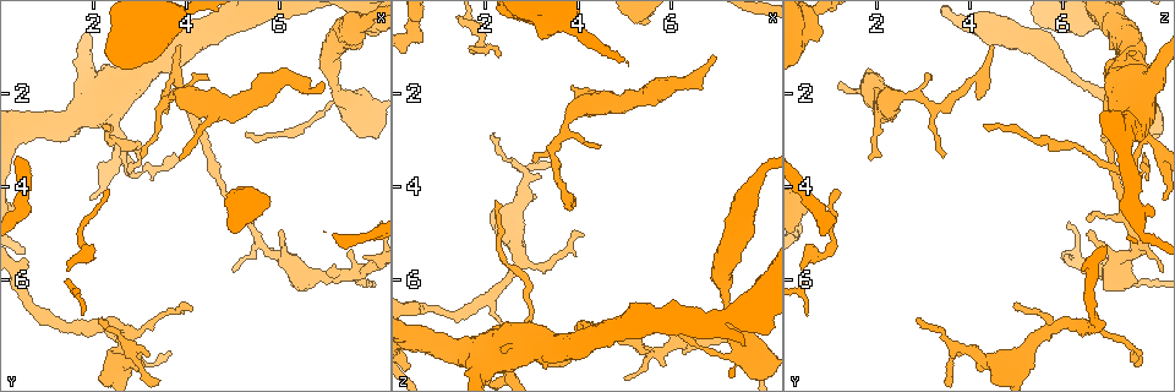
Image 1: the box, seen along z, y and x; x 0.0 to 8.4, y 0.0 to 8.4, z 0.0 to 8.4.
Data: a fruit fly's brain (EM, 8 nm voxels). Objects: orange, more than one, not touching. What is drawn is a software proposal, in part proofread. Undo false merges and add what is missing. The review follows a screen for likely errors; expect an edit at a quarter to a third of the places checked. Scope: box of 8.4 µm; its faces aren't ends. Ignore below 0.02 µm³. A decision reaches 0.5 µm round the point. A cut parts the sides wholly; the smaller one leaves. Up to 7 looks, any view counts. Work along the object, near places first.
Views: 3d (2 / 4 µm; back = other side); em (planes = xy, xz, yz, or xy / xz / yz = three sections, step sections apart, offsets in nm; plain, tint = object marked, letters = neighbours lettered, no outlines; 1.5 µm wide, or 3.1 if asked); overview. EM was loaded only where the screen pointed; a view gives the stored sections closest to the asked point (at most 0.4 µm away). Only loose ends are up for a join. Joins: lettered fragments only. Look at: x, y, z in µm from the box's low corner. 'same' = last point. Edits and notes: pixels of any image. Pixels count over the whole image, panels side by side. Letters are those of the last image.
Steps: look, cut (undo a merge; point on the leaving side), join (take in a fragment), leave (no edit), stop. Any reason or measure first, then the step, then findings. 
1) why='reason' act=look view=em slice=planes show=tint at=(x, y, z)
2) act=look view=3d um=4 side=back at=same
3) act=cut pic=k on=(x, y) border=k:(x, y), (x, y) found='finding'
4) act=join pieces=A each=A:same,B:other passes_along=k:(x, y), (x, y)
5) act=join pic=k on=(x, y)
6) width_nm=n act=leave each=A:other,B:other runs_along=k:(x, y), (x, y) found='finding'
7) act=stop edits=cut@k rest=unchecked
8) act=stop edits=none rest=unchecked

why='tapers out' act=look view=3d um=2 at=(3.90, 2.20, 4.15)

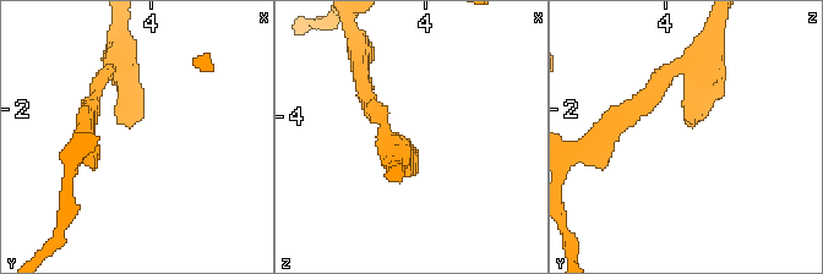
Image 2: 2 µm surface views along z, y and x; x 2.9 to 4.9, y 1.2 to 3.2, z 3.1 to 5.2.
why='now the EM' act=look view=em slice=xy step=4 show=letters at=(3.86, 2.16, 4.18)

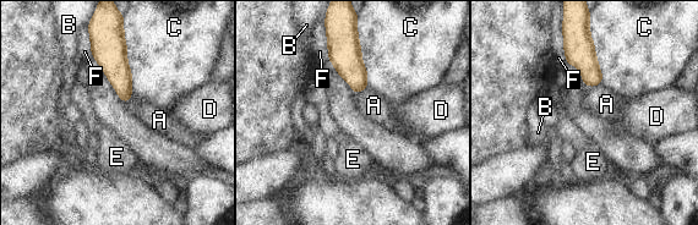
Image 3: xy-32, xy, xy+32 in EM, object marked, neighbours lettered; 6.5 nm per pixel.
why='cut it another way' act=look view=em slice=planes show=letters at=same

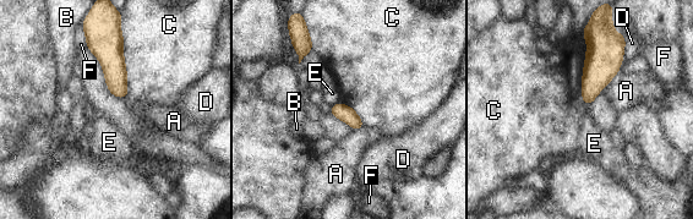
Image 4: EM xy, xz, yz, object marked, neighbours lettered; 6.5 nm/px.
act=leave each=A:other,B:other,C:other,D:other,E:other,F:other border=4:(120, 26), (126, 71), (125, 98) found='none of them fits'

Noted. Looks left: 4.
why='thin end' act=look view=3d um=2 at=(5.25, 2.85, 6.85)

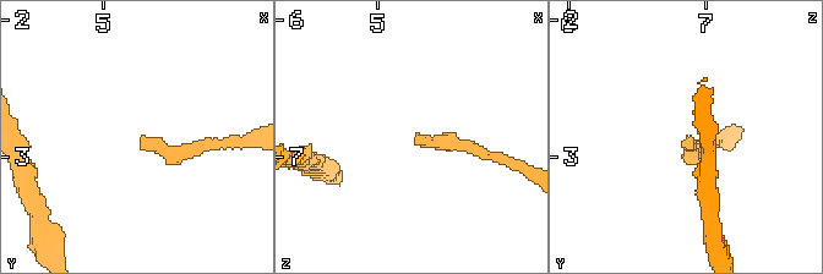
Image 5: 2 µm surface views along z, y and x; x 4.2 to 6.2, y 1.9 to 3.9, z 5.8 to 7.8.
why='need the tissue' act=look view=em slice=xy step=8 show=tint at=(5.26, 2.86, 6.90)

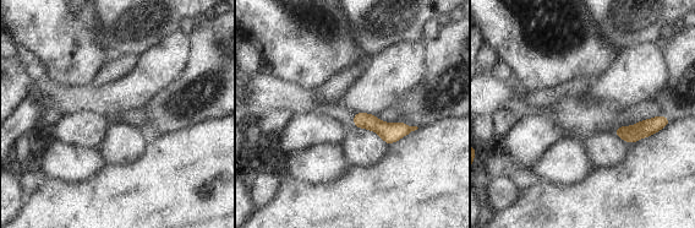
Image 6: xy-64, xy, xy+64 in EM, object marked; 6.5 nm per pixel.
act=look view=em slice=planes show=letters at=same

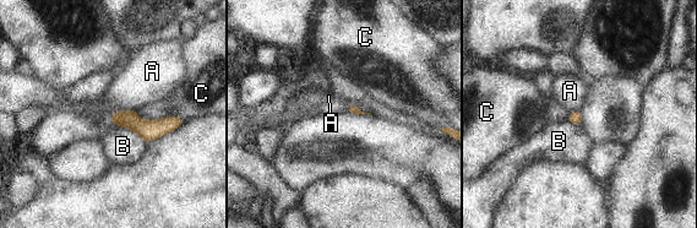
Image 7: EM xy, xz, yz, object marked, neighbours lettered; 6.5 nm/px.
act=leave each=A:other,B:other,C:other runs_along=7:(114, 117), (140, 126), (179, 121) found='no lettered fragment goes on from it'

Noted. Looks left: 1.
act=look view=em slice=planes show=letters at=(6.90, 1.90, 1.20)

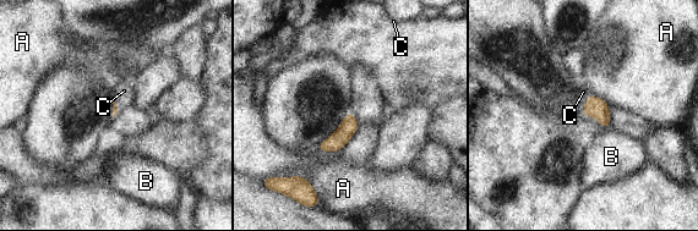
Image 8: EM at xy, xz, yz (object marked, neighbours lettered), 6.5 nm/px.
act=join pieces=C each=A:other,B:other,C:same found='it goes on there'

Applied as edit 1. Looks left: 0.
act=stop edits=join@8 rest=unchecked

